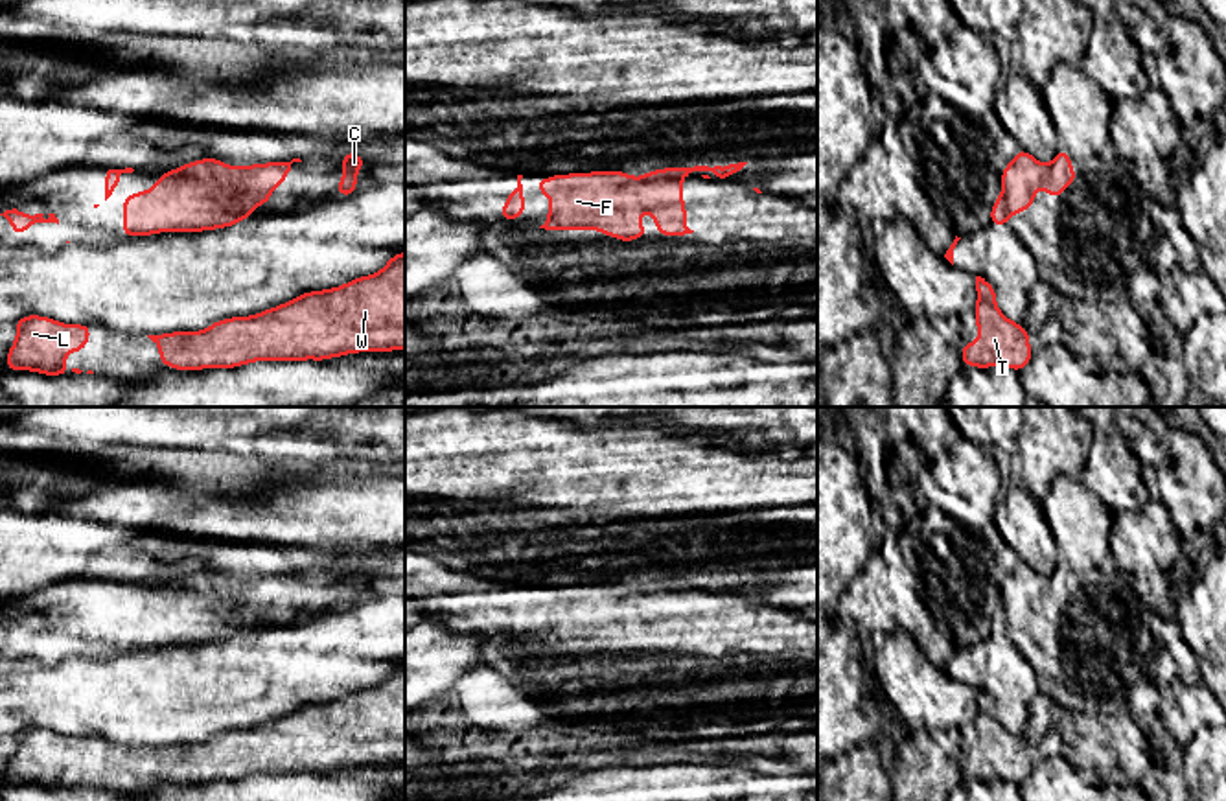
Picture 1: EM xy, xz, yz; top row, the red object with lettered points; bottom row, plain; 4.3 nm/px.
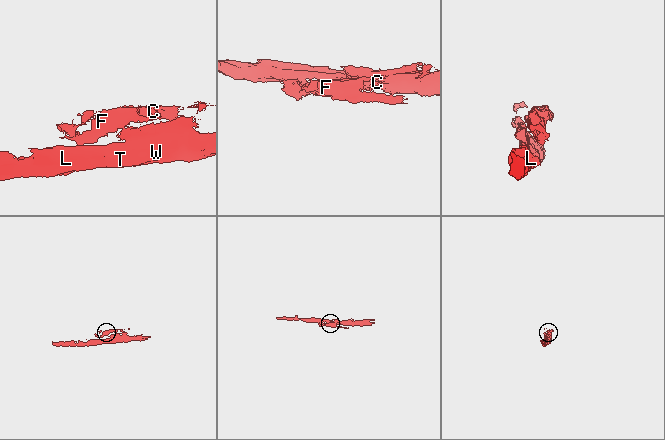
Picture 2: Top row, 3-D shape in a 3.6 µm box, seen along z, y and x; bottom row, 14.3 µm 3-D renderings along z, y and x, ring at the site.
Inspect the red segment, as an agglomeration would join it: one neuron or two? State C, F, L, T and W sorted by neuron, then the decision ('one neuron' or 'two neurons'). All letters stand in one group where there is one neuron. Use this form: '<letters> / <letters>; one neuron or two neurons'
C F / L T W; two neurons

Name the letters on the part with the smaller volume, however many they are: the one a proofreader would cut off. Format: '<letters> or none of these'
C, F

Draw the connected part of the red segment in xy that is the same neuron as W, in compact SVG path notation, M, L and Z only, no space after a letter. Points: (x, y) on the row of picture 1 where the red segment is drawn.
M405 252L394 254L370 276L309 291L250 317L230 317L202 331L147 335L160 354L162 366L175 370L236 368L254 361L326 361L357 352L405 350Z

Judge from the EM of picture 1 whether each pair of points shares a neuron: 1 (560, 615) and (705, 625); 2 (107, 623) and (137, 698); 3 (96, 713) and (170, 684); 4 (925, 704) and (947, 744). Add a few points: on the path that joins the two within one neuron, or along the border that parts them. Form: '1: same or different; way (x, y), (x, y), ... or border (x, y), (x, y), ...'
1: same; way (597, 615), (669, 615)
2: different; border (161, 643), (120, 649), (107, 656), (76, 658)
3: same; way (115, 698), (151, 696)
4: different; border (910, 730), (948, 730), (954, 735)

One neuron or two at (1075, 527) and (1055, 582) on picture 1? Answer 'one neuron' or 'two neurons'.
two neurons

